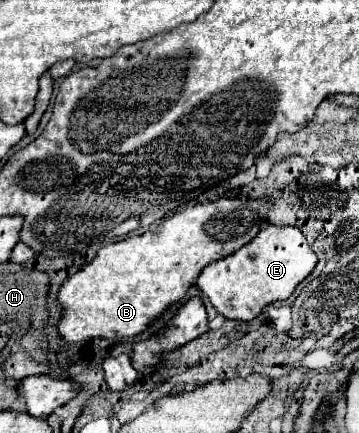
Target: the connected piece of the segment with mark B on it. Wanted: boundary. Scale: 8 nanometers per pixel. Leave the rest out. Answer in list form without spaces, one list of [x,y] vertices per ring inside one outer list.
[[[219,198],[217,202],[197,204],[173,214],[159,226],[159,230],[147,230],[141,236],[129,236],[101,248],[87,266],[77,270],[73,276],[67,276],[59,288],[57,302],[61,308],[61,320],[57,324],[57,332],[61,336],[63,350],[89,338],[129,338],[141,334],[153,318],[165,312],[169,304],[185,296],[209,262],[229,256],[259,232],[261,222],[267,218],[267,206],[269,202],[265,200]]]

